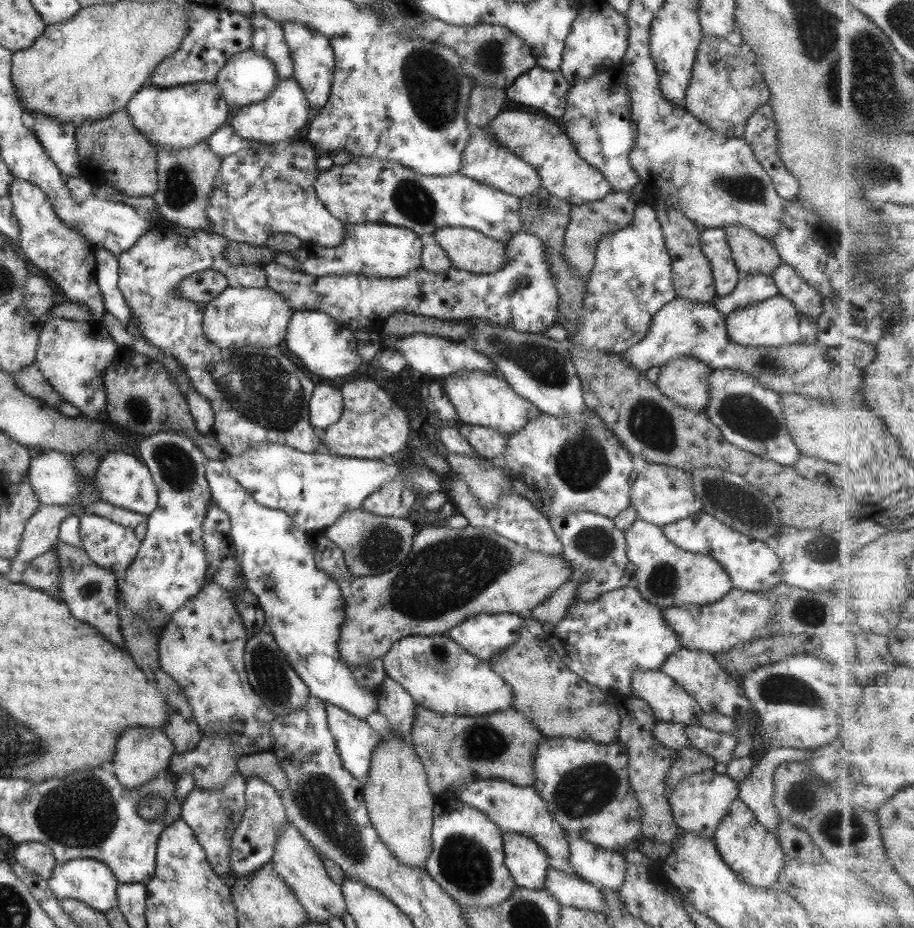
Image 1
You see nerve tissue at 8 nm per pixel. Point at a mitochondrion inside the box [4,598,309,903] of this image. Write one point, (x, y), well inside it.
(83, 813)

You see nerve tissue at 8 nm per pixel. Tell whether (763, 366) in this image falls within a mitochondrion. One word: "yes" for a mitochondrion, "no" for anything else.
yes

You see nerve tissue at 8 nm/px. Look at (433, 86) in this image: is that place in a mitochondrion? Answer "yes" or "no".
yes

